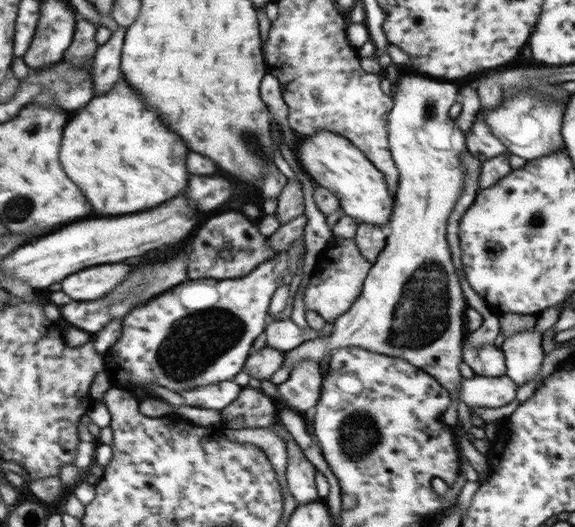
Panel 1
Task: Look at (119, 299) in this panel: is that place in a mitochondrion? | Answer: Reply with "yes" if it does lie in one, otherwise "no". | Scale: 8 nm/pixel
yes

